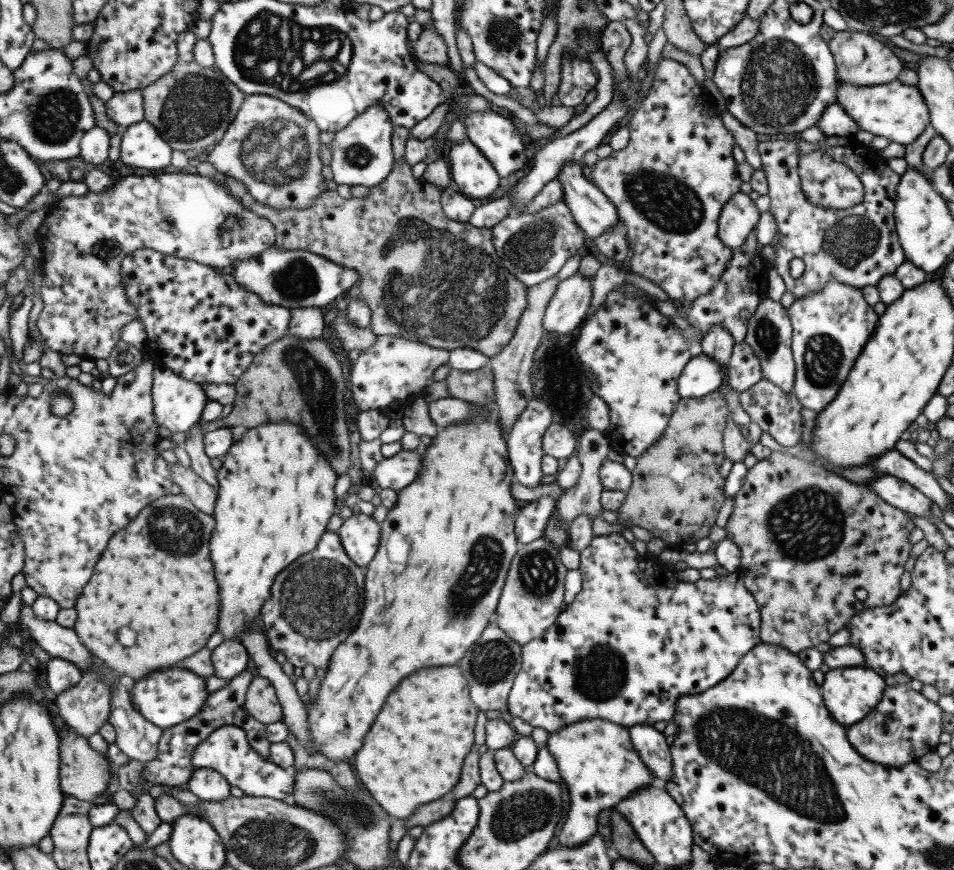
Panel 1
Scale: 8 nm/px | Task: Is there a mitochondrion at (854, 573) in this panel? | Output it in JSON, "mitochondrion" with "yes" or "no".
{"mitochondrion":"no"}

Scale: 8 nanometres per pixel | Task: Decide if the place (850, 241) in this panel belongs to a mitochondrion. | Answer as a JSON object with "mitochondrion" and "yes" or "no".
{"mitochondrion":"yes"}

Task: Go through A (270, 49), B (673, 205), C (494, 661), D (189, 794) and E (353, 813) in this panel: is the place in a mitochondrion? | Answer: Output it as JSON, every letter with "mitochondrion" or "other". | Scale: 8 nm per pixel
{"A":"mitochondrion","B":"mitochondrion","C":"mitochondrion","D":"other","E":"mitochondrion"}

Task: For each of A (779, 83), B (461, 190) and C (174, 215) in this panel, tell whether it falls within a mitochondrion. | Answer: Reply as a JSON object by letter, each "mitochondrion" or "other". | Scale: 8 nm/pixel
{"A":"mitochondrion","B":"other","C":"mitochondrion"}

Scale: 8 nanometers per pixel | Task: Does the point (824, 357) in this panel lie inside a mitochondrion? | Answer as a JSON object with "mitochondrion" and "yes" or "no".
{"mitochondrion":"yes"}

